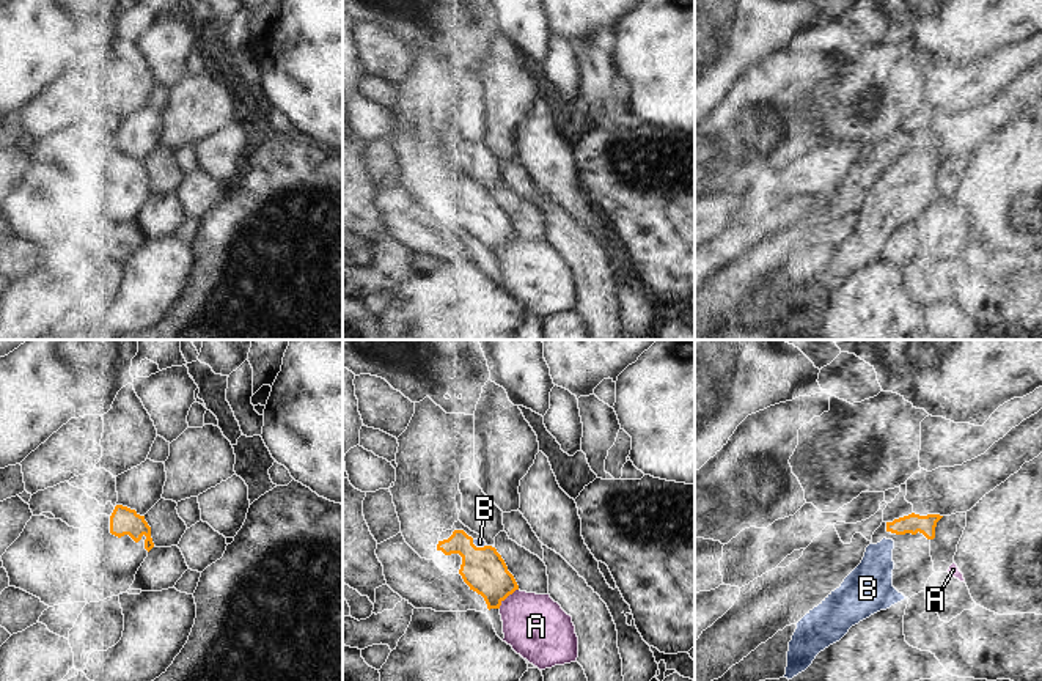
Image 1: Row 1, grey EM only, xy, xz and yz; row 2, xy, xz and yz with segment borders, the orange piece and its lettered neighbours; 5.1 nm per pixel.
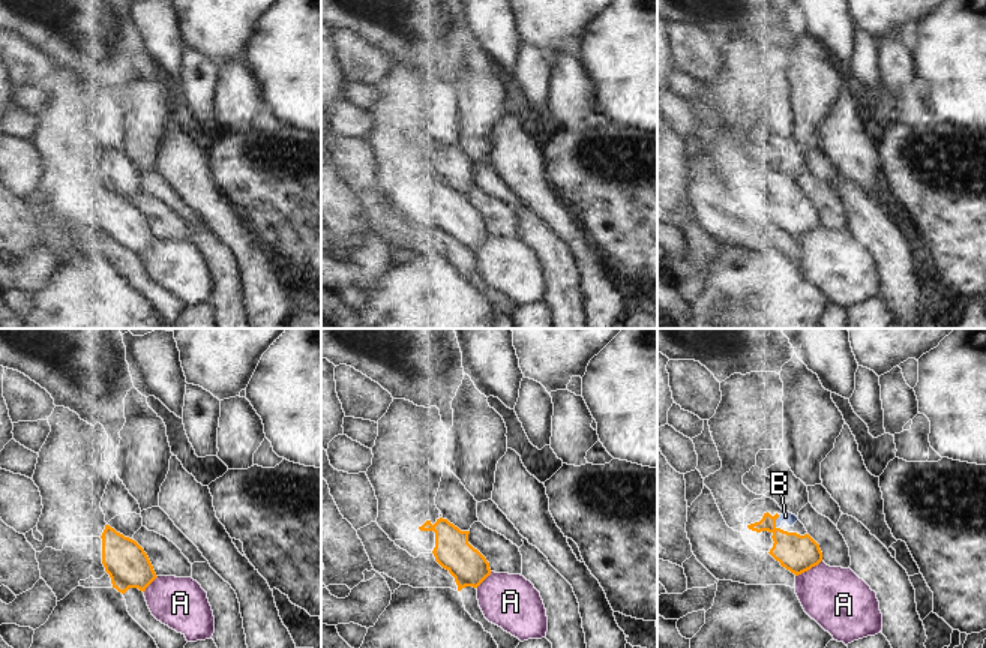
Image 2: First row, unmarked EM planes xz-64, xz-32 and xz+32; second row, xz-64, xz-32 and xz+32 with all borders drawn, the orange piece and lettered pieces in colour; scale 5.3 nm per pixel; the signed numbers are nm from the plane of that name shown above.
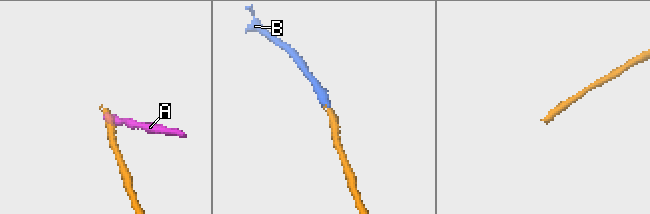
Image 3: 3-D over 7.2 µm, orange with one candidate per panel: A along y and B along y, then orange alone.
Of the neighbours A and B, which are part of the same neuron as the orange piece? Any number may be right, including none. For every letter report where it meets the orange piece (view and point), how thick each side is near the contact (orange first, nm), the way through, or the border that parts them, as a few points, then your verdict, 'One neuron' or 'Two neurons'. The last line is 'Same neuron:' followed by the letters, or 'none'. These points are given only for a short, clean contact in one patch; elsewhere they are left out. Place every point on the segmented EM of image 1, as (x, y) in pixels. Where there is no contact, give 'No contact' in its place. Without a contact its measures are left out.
A: Touches orange at xz (506, 596). Thickness 220 nm (orange) against 320 nm. Two neurons
B: Touches orange at xz (478, 548). Thickness 220 nm (orange) against 50 nm. One neuron
Same neuron: B.

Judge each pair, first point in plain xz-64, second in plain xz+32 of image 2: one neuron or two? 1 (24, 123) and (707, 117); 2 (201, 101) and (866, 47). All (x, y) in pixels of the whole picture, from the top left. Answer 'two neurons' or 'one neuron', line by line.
1: two neurons
2: one neuron

